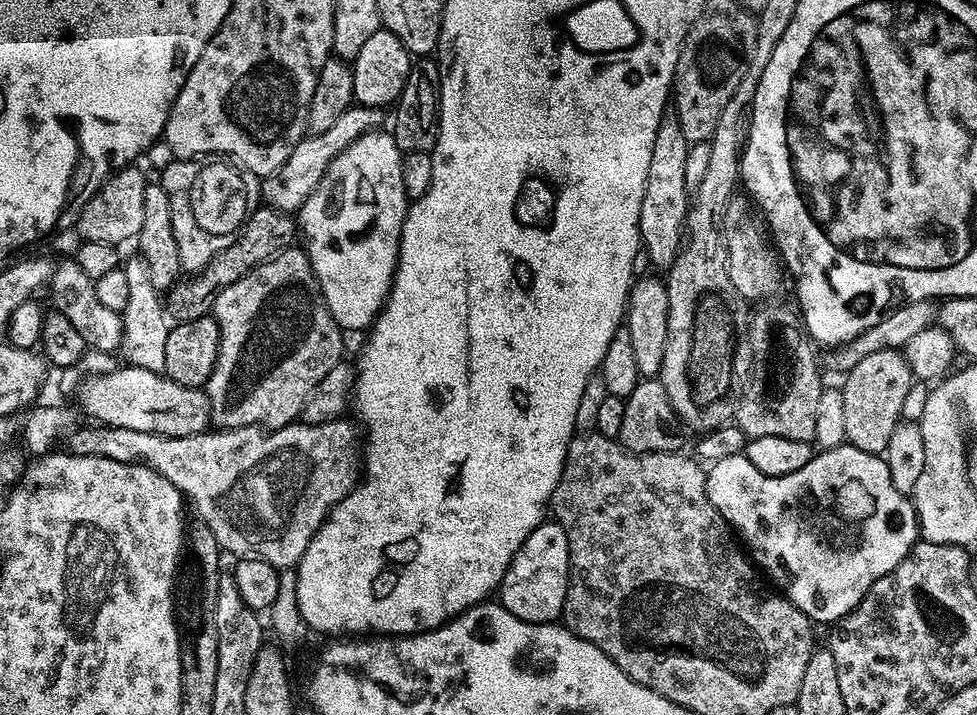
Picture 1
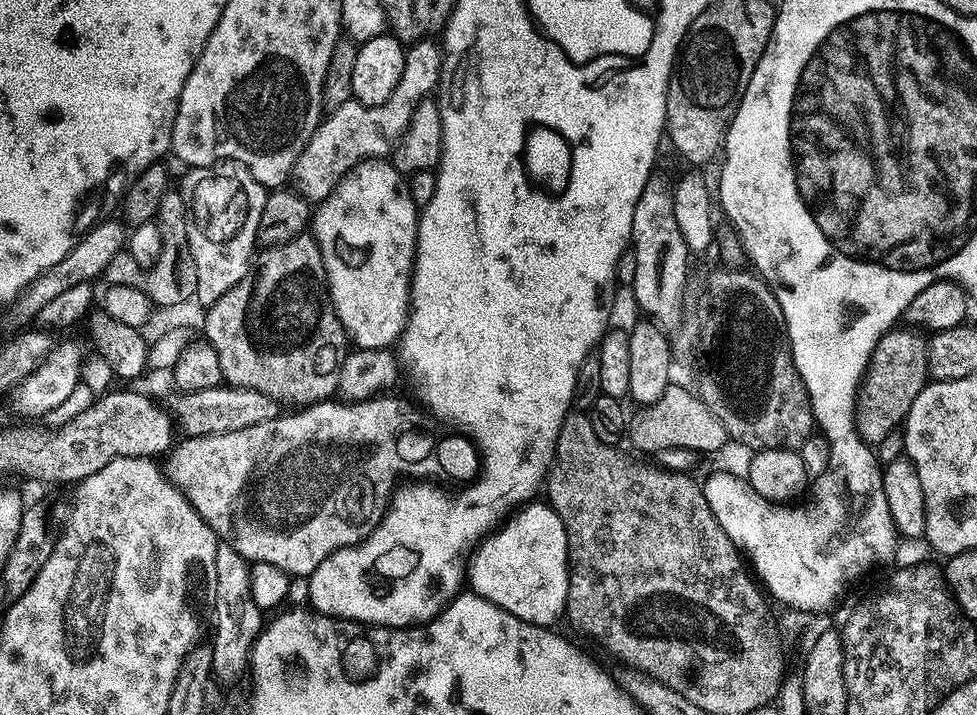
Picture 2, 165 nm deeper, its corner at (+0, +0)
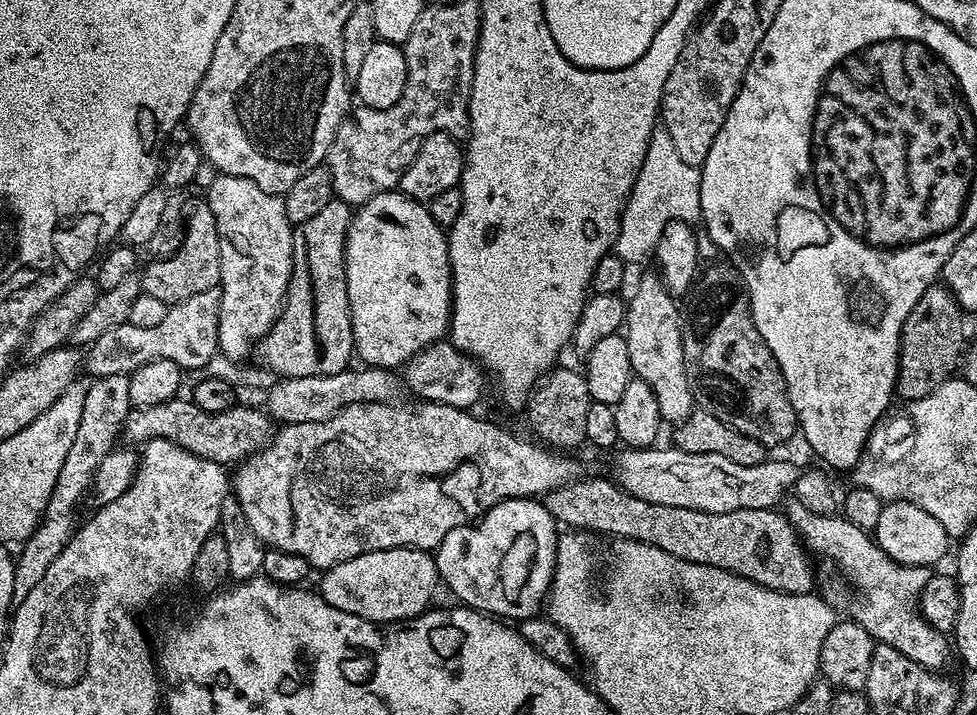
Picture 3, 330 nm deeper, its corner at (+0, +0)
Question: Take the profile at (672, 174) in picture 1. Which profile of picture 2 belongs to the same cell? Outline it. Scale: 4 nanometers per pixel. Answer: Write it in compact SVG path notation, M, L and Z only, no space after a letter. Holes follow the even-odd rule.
M649 186L638 198L638 206L634 206L631 256L632 292L636 295L637 306L649 316L645 316L649 321L665 329L674 327L684 312L684 287L688 284L690 253L682 238L682 230L678 230L678 218L674 218L671 191L663 192Z

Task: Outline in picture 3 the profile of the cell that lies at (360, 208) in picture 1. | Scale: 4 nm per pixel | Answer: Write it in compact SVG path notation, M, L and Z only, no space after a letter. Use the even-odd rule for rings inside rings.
M399 190L383 192L374 198L370 198L365 204L359 205L353 211L352 221L346 234L344 243L344 265L346 266L346 290L348 291L348 301L352 311L352 342L354 352L360 356L365 365L373 368L386 368L389 370L399 369L408 363L408 359L414 354L418 354L424 348L435 344L437 340L445 339L446 333L450 328L452 318L452 271L448 261L448 238L445 229L439 228L430 218L427 207L421 201L412 200Z

